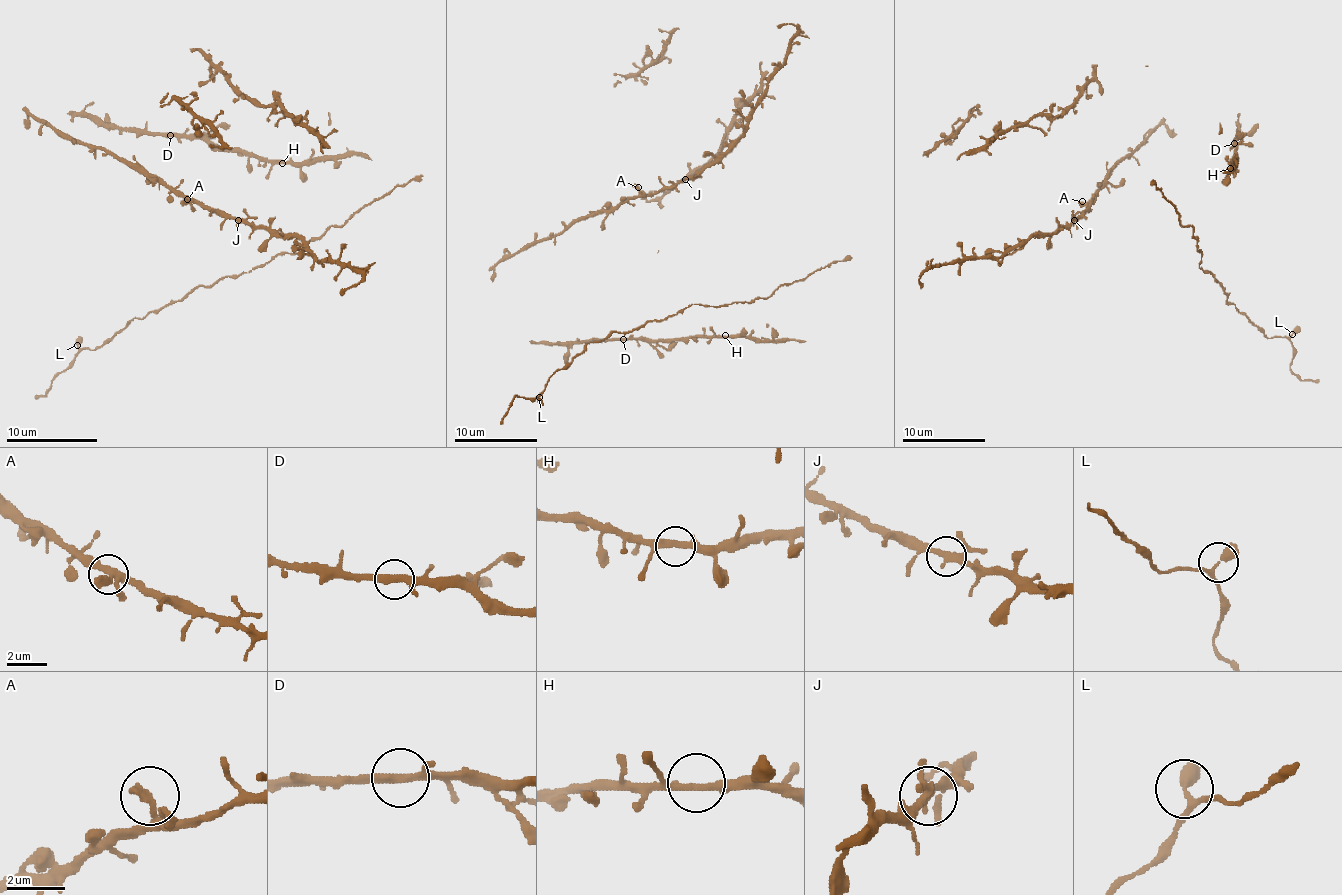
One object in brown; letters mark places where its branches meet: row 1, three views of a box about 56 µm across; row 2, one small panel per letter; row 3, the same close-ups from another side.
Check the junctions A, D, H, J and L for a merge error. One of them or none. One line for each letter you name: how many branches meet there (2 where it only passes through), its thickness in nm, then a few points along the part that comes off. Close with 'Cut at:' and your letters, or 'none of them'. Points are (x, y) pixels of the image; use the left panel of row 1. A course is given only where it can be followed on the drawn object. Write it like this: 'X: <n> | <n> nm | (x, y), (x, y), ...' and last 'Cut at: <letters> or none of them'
Cut at: none of them

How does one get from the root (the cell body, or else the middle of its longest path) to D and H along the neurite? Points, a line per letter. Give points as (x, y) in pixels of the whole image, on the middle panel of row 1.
D: (537, 344), (624, 339)
H: (537, 344), (725, 335)

